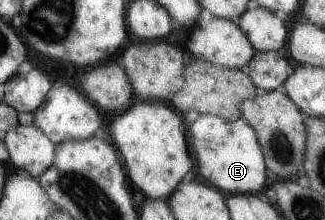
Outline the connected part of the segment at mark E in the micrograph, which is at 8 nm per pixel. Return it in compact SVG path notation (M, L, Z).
M199 114L200 117L188 127L187 139L189 153L195 162L194 175L201 181L219 189L226 196L229 194L258 194L267 190L272 176L267 171L265 157L253 127L250 127L250 124L242 117L230 121L224 120L218 115Z

